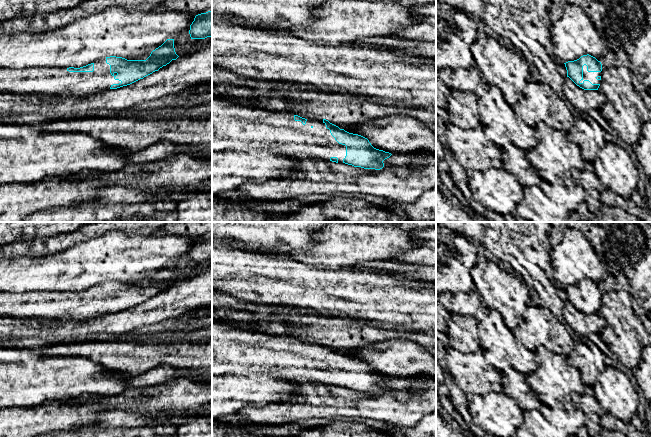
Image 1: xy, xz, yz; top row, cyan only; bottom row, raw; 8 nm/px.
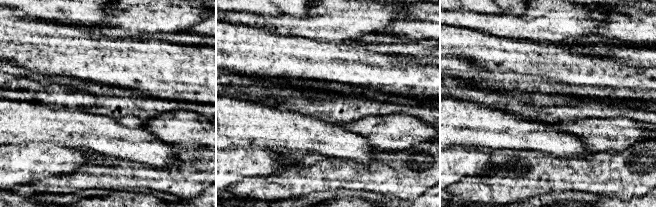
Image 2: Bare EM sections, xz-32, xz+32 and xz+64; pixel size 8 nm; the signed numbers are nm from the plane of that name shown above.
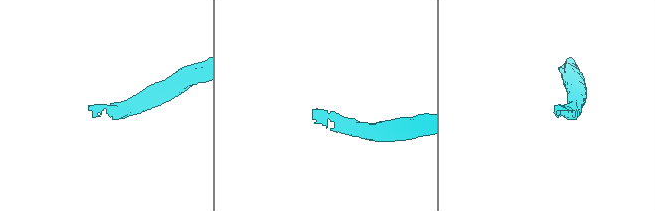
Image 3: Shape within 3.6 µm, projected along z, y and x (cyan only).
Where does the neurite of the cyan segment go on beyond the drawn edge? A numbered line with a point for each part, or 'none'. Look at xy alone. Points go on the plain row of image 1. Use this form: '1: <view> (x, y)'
1: xy (40, 305)

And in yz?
1: yz (591, 300)

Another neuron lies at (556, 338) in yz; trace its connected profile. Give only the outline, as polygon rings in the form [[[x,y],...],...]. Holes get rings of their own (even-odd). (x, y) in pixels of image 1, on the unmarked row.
[[[528,306],[523,319],[523,323],[514,331],[514,337],[528,350],[536,351],[543,345],[567,357],[574,348],[576,342],[565,326],[544,306]]]

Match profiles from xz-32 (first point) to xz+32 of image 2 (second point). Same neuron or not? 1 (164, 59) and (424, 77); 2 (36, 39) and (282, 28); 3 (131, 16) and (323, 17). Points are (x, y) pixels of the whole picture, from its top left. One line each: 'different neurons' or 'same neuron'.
1: same neuron
2: different neurons
3: same neuron

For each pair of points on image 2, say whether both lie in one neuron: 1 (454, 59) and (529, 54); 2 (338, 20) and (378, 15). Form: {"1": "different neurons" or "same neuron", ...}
{"1": "same neuron", "2": "same neuron"}

